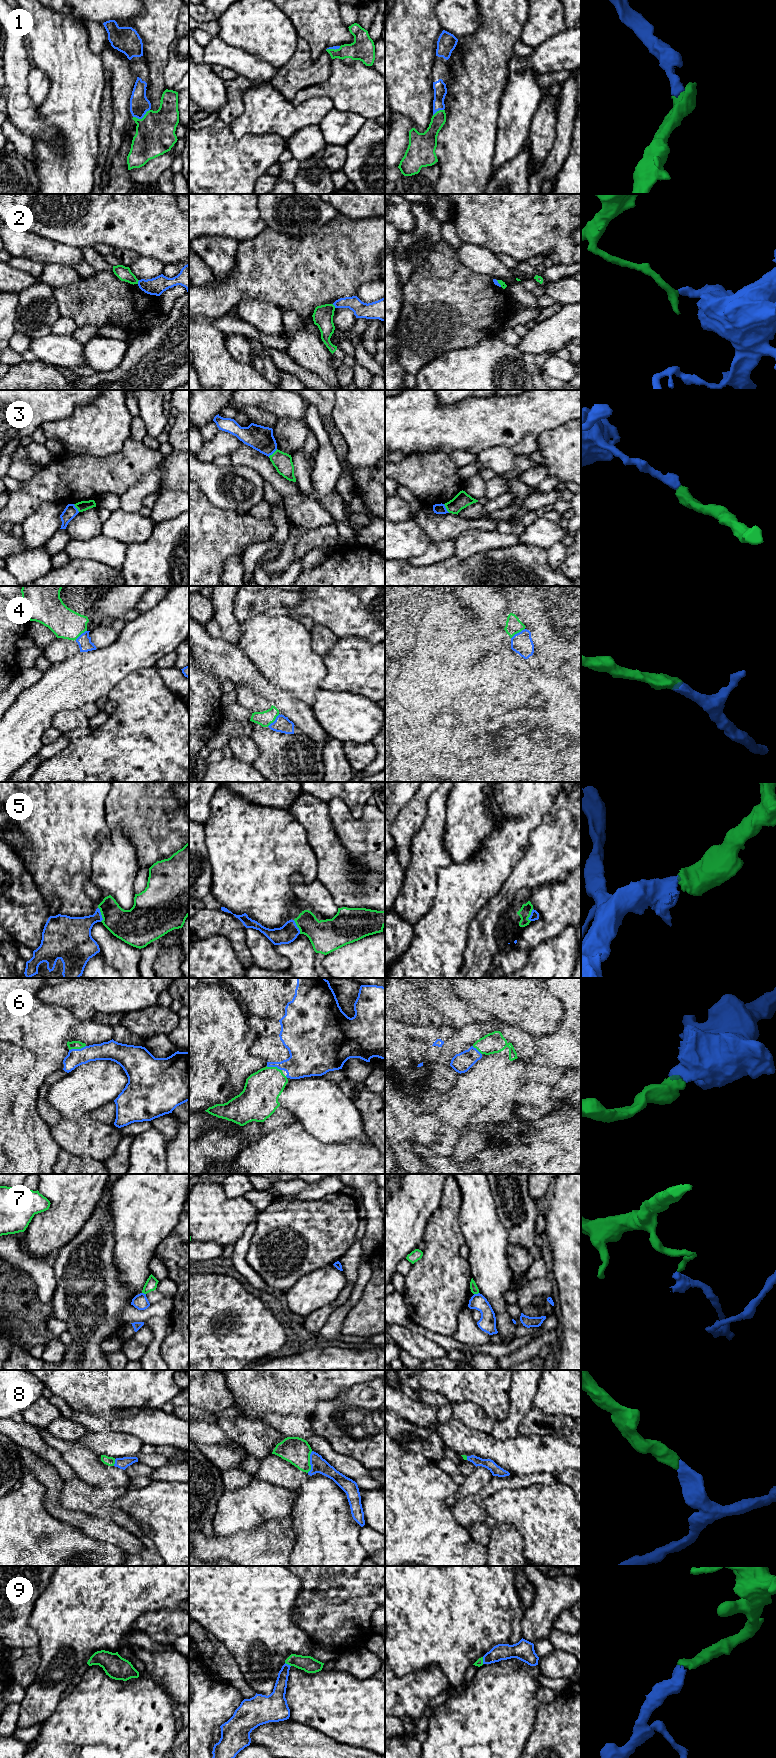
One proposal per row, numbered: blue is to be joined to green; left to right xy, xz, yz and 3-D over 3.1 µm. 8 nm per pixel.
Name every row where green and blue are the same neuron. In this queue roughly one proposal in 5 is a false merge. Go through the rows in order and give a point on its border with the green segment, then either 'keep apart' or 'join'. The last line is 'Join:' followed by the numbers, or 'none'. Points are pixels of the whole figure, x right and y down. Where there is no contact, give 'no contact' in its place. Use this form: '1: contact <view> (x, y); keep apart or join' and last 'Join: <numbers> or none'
1: contact xy (142, 118); join
2: contact xy (137, 282); keep apart
3: contact xz (273, 453); keep apart
4: contact xz (273, 721); join
5: contact xy (101, 914); join
6: contact xy (77, 1048); join
7: contact yz (476, 1293); keep apart
8: contact xz (309, 1462); join
9: contact yz (482, 1660); join
Join: 1, 4, 5, 6, 8, 9

